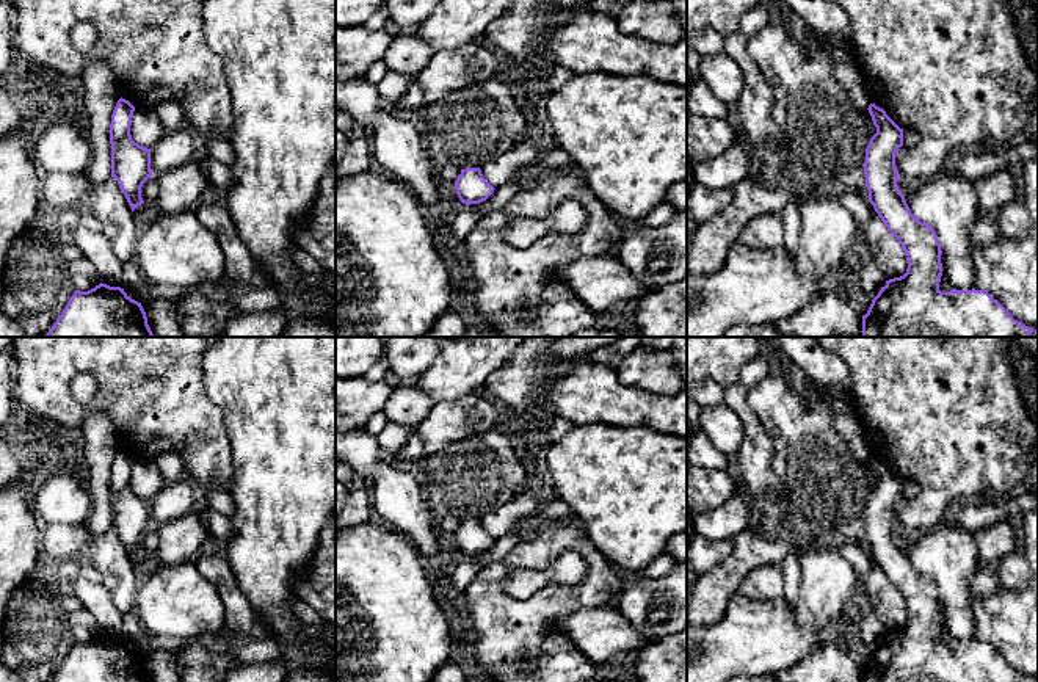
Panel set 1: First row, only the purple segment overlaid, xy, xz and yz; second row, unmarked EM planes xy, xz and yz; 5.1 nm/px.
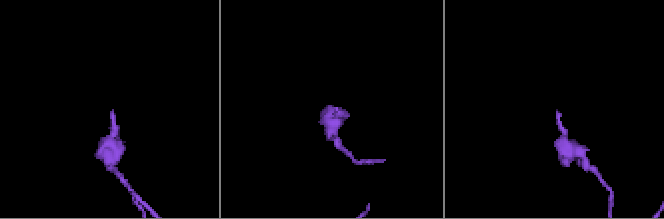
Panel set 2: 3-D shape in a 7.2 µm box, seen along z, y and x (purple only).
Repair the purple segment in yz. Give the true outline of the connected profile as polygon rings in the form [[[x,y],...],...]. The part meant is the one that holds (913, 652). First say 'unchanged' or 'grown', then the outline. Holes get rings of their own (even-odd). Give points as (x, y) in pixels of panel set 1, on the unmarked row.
unchanged; [[[869,456],[876,484],[866,500],[864,525],[869,541],[869,553],[902,596],[908,619],[900,629],[886,632],[866,666],[862,682],[1033,682],[1033,679],[1014,671],[1008,662],[985,641],[950,641],[941,643],[942,627],[941,596],[935,580],[919,572],[909,561],[900,544],[895,517],[895,503],[903,497],[903,480],[900,480],[883,459]]]

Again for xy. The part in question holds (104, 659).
unchanged; [[[99,635],[88,643],[75,641],[50,682],[151,682],[141,654],[124,640]]]

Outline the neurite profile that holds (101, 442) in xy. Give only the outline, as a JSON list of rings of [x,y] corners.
[[[91,414],[83,426],[83,450],[88,464],[88,494],[93,500],[86,528],[93,538],[111,528],[110,475],[113,461],[121,450],[118,433],[107,414]]]

